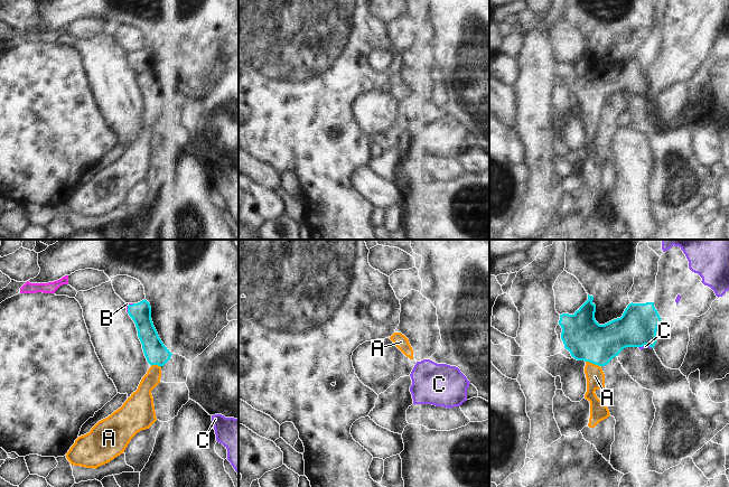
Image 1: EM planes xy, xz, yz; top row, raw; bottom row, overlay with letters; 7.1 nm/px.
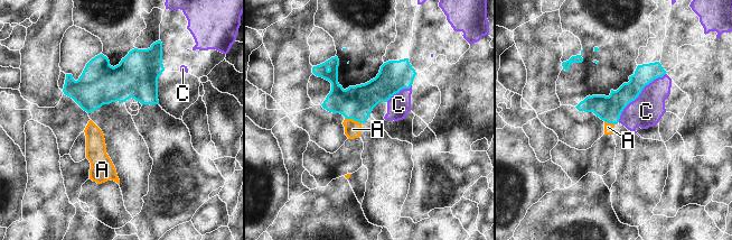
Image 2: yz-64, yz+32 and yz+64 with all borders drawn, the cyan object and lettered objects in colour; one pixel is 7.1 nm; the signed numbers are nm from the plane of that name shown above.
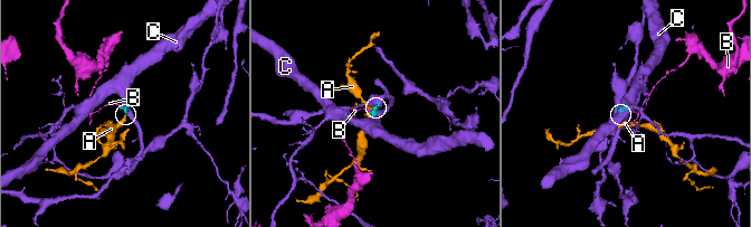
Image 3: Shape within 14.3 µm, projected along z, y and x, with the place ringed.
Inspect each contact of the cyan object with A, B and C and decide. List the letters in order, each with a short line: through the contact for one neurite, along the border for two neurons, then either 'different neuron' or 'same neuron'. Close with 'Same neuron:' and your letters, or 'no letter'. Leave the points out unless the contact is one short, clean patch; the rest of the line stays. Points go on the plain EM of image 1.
A: line yz (586, 89), (592, 95), (592, 112), (595, 125); same neuron
B: different neuron
C: different neuron
Same neuron: A

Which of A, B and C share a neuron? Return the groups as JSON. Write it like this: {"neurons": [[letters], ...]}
{"neurons": [["A"], ["B"], ["C"]]}

